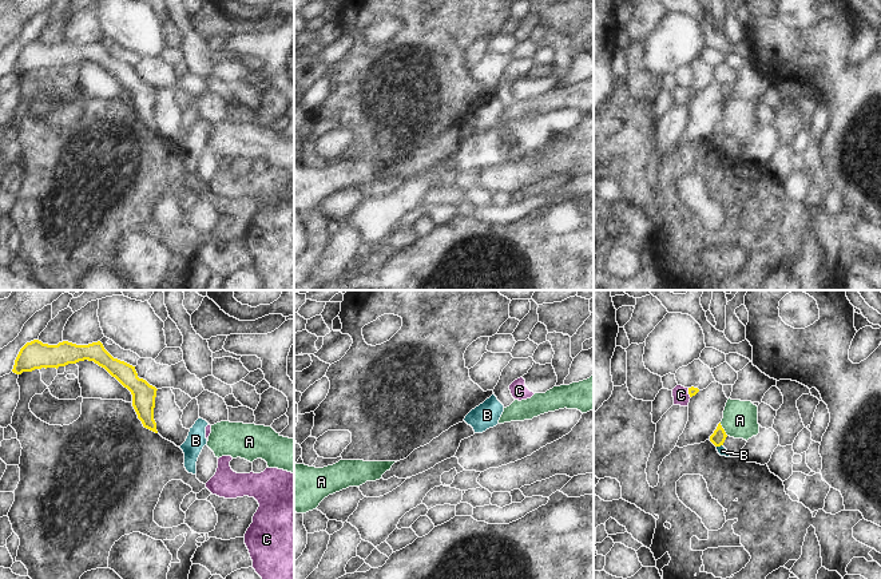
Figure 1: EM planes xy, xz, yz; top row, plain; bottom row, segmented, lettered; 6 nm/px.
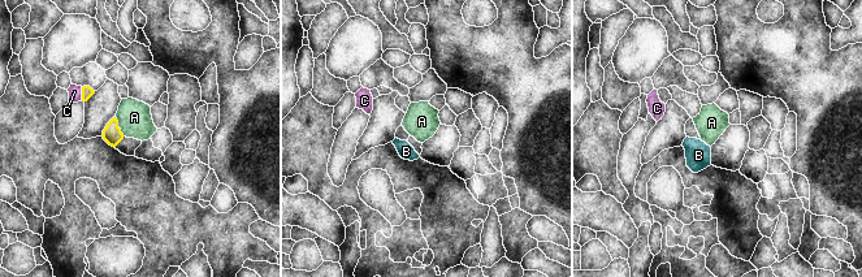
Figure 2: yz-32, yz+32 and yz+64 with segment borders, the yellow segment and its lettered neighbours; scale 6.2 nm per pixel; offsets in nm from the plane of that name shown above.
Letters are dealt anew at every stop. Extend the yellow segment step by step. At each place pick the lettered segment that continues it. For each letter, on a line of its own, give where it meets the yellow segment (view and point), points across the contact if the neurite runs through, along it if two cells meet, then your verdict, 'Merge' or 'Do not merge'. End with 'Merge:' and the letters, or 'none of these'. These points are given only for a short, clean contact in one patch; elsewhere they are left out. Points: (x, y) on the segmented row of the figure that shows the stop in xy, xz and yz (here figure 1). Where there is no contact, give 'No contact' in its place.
A: Touches yellow at yz (723, 429). Boundary: yz (719, 423), (727, 435). Do not merge
B: Touches yellow at yz (719, 445). Boundary: yz (722, 444), (717, 447). Do not merge
C: Touches yellow at yz (689, 393). Do not merge
Merge: none of these.

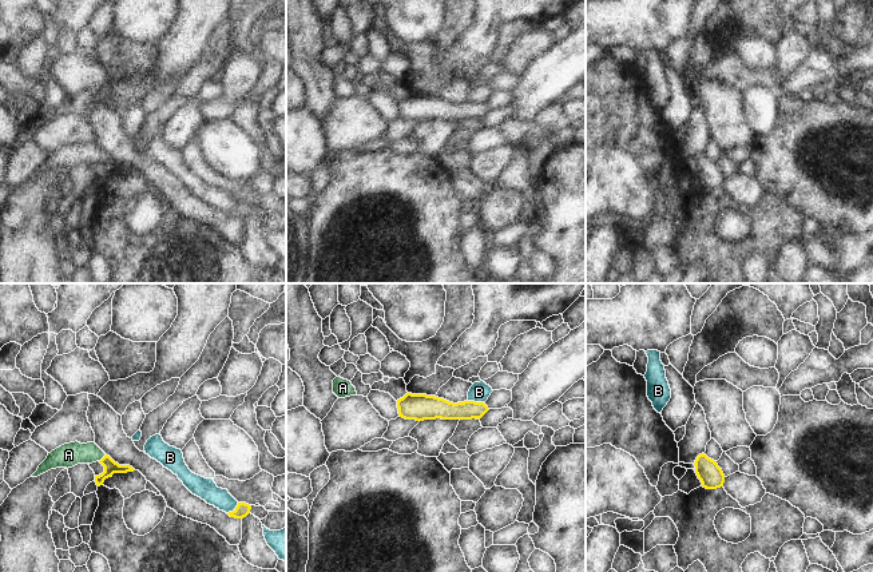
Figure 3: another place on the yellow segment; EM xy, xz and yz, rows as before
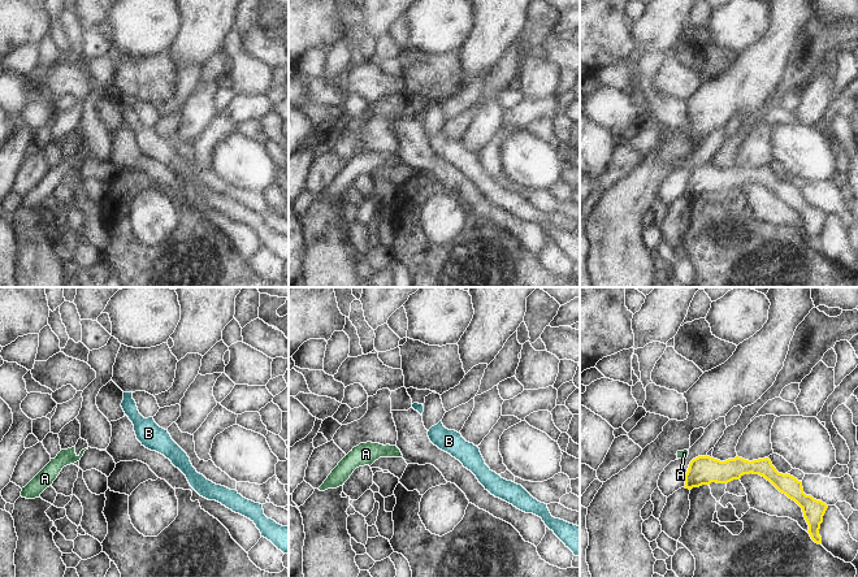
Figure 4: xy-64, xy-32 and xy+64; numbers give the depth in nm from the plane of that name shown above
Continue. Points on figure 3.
A: Touches yellow at xy (102, 459). Path across: xy (110, 465), (102, 459), (68, 455). Merge
B: Touches yellow at xz (476, 402). Do not merge
Merge: A.

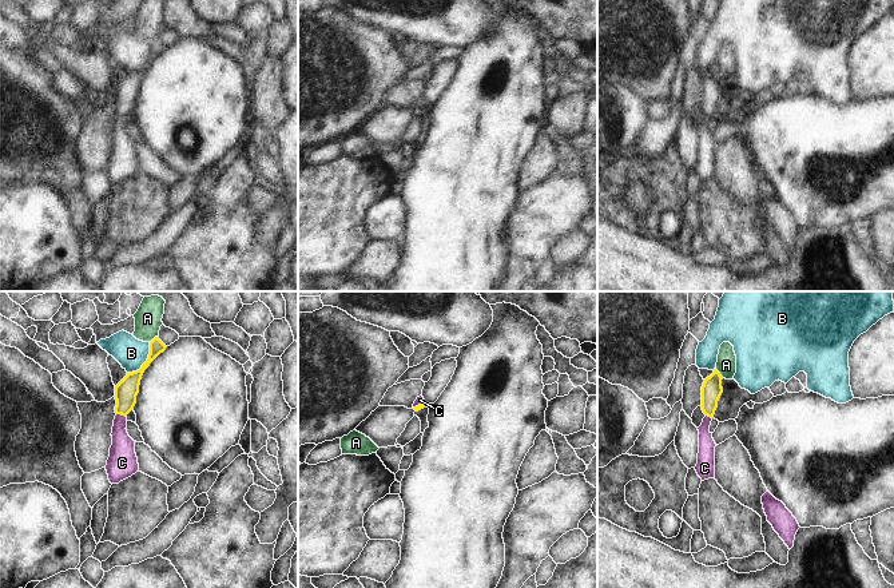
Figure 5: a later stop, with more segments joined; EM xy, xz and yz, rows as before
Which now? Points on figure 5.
A: Touches yellow at yz (719, 373). Boundary: yz (715, 369), (723, 377). Do not merge
B: Touches yellow at xy (146, 361). Boundary: xy (150, 342), (147, 360), (138, 369), (127, 373). Do not merge
C: Touches yellow at xy (120, 413). Path across: xy (126, 392), (126, 401), (120, 413), (122, 453). Merge
Merge: C.

